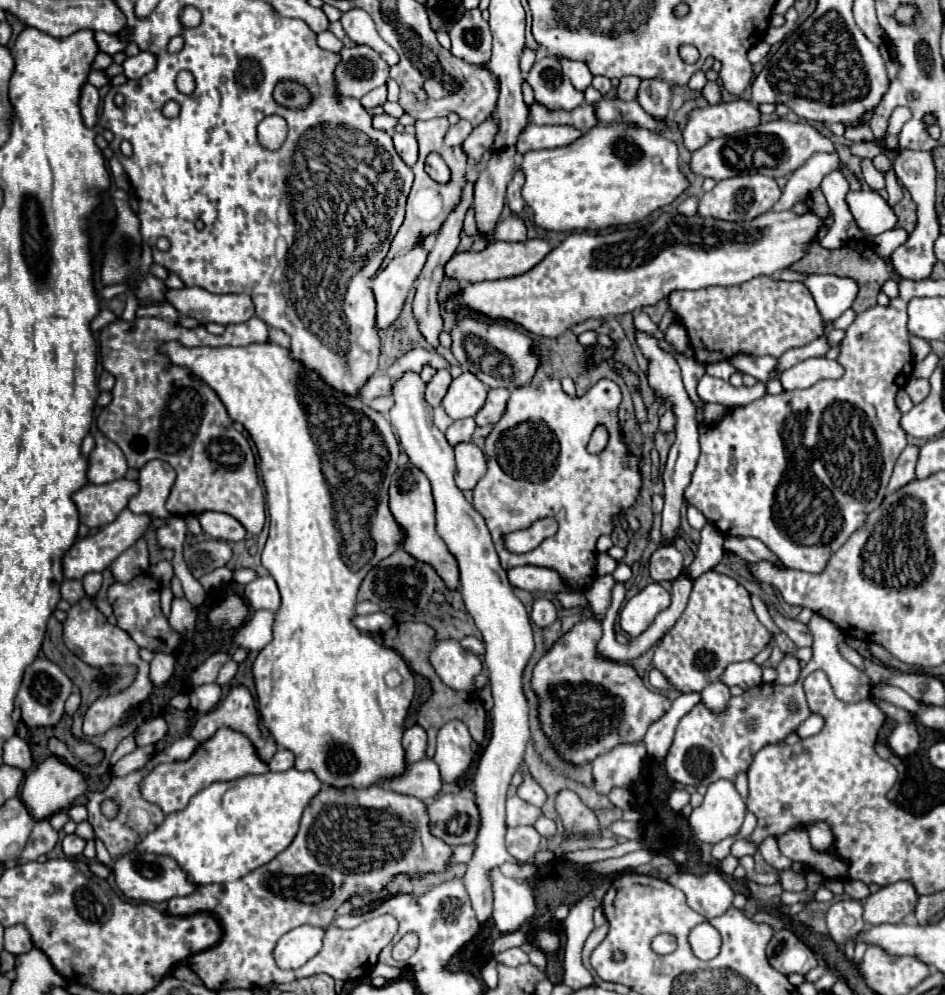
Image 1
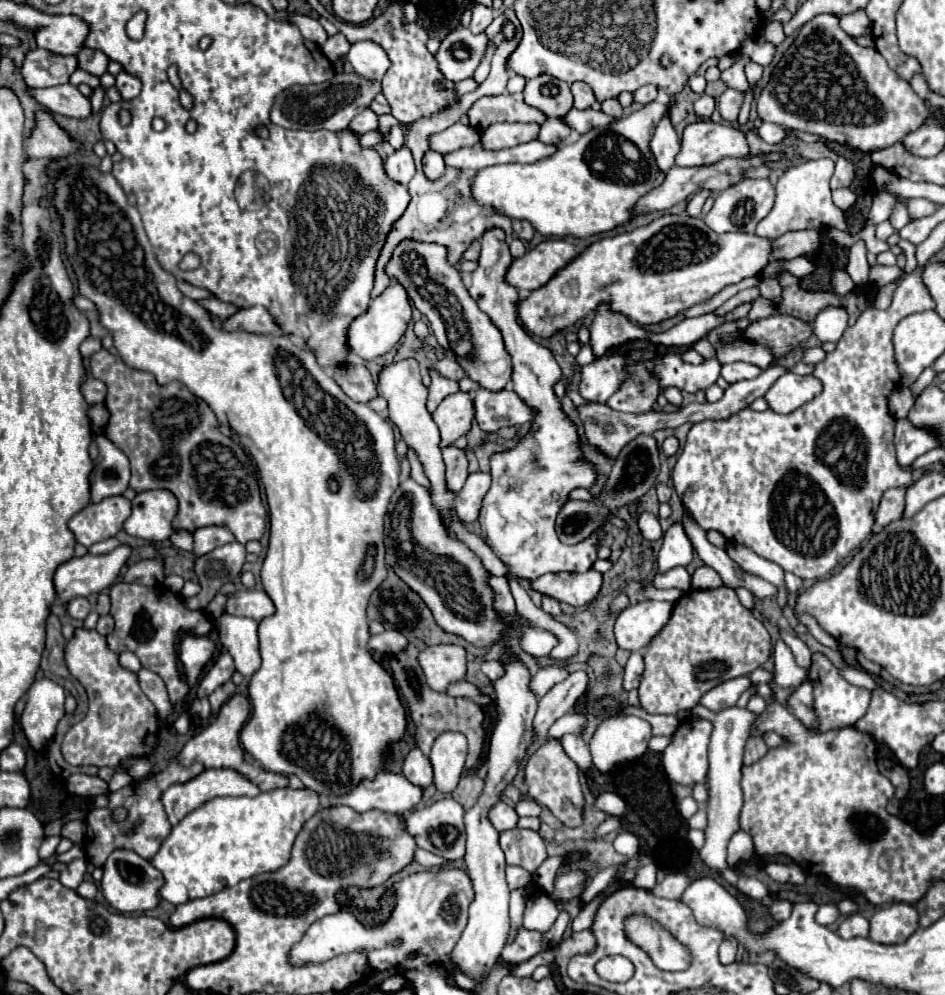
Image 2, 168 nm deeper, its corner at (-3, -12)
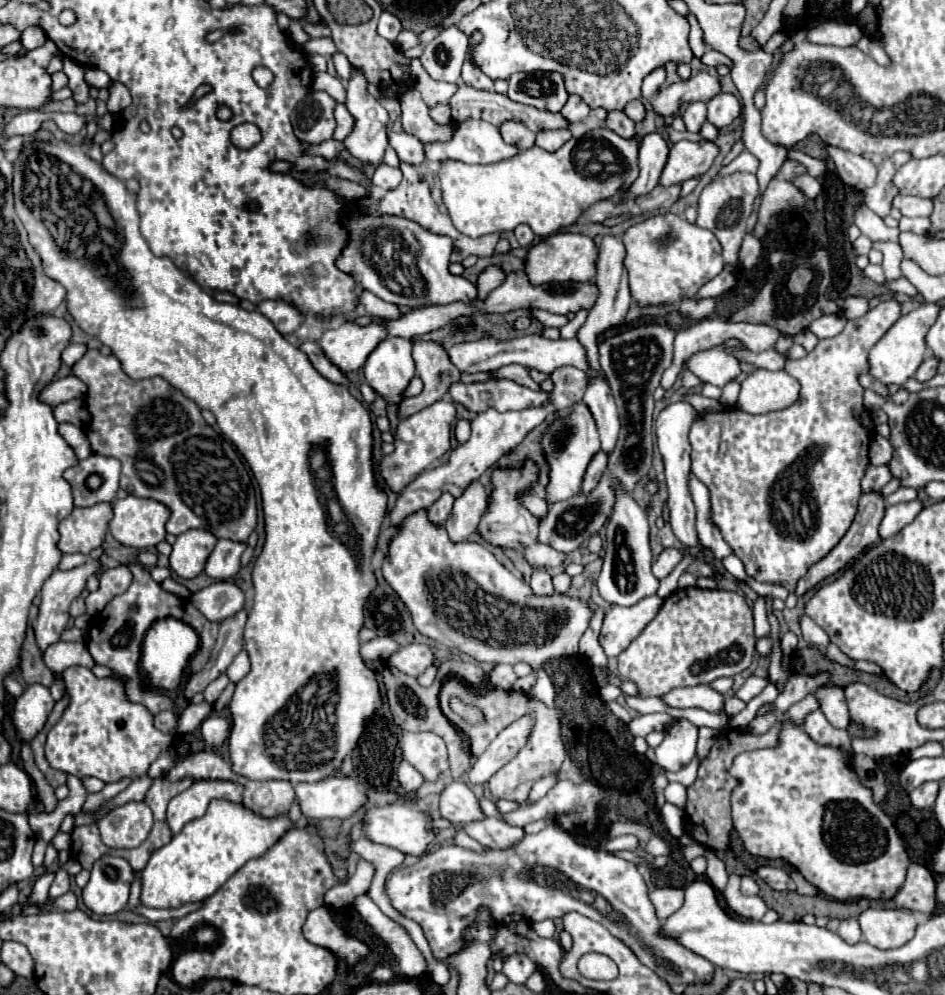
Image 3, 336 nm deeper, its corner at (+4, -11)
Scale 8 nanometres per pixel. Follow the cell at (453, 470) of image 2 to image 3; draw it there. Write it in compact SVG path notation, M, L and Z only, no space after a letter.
M441 496L441 500L437 500L437 504L433 504L433 508L429 508L427 518L431 524L435 526L443 526L447 516L451 514L453 508L453 496Z

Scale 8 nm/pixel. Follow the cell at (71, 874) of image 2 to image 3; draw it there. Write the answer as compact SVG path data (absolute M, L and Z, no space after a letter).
M61 868L55 874L55 882L53 882L51 890L49 890L49 898L59 898L59 896L63 896L67 892L69 892L69 874Z

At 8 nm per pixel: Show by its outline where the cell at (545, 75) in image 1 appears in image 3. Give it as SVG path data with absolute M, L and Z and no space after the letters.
M519 72L513 74L507 84L507 96L513 102L527 104L539 110L559 112L569 98L563 76L559 72Z

